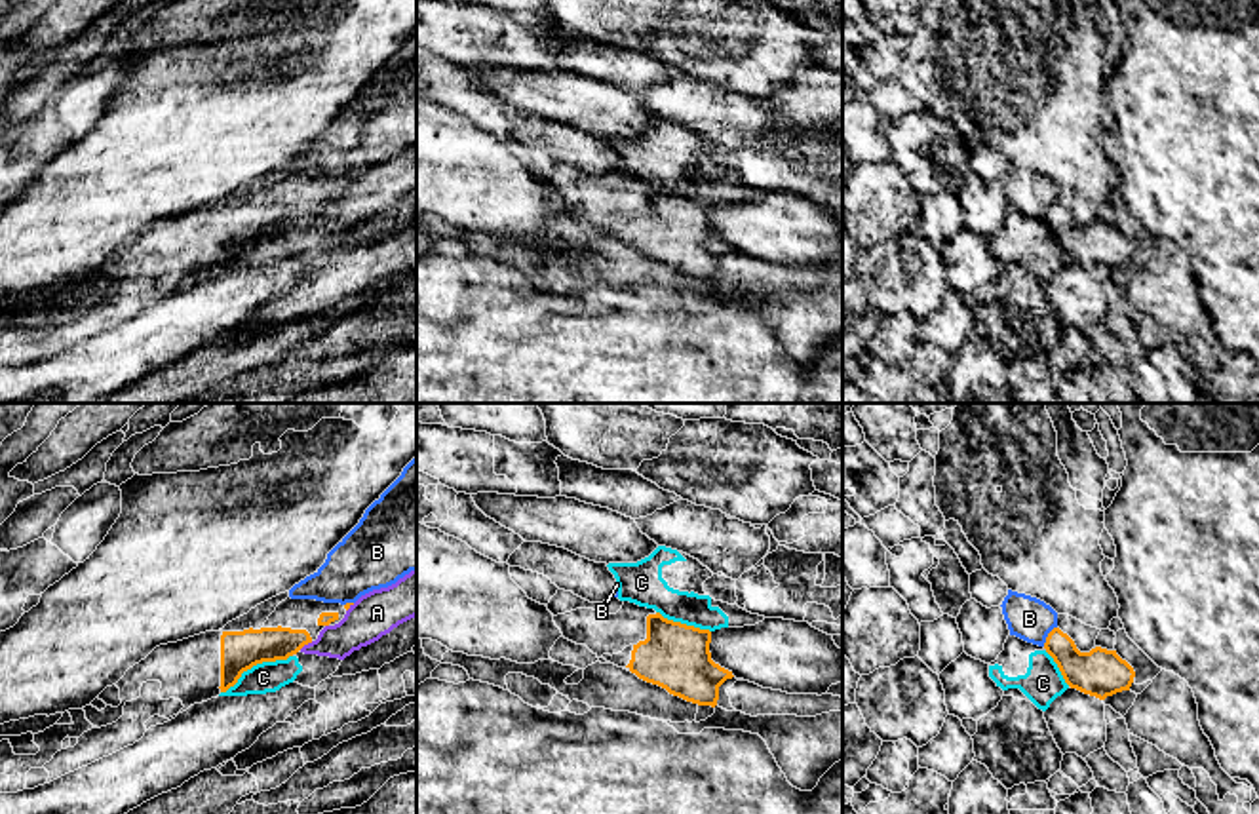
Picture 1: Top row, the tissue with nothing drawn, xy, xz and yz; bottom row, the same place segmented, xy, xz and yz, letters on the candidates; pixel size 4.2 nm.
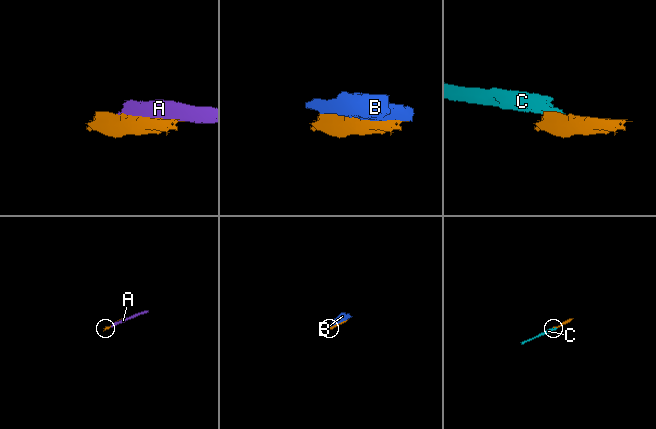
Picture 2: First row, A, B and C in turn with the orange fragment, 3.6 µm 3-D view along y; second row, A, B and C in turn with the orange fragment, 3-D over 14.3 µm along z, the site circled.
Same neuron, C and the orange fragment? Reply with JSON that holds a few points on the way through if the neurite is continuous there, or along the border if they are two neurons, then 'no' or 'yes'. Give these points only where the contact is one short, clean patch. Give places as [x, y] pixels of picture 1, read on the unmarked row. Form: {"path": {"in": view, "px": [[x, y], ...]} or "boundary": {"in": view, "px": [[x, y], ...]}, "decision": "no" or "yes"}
{"boundary": {"in": "xy", "px": [[291, 229], [253, 238], [221, 267]]}, "decision": "no"}

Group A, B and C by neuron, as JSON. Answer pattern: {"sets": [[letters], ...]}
{"sets": [["A", "C"], ["B"]]}

